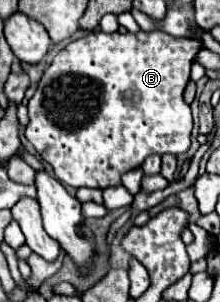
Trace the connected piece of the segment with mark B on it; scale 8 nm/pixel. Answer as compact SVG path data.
M161 30L137 34L87 32L83 38L73 40L59 50L45 68L39 86L27 104L27 140L41 158L51 164L55 178L73 188L87 186L103 190L119 186L121 176L139 168L151 154L185 154L191 146L193 116L189 104L183 100L183 92L189 82L189 68L201 48L203 42L199 38L171 38L171 34Z

